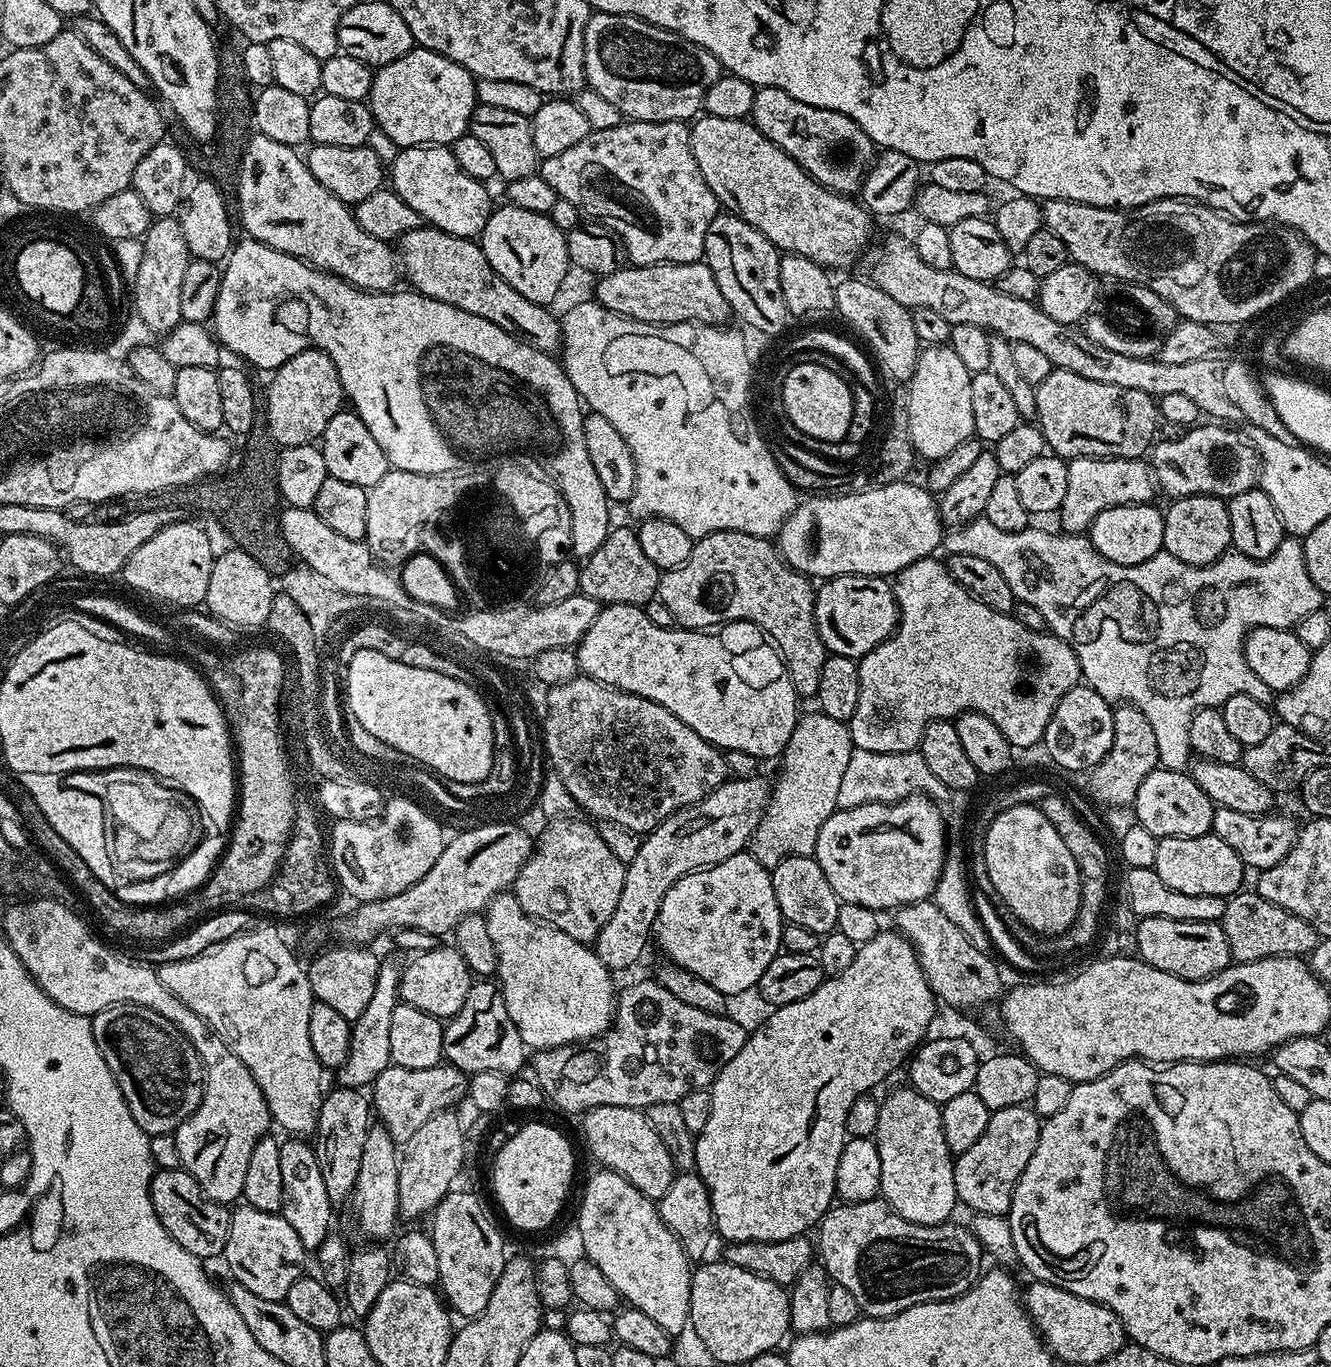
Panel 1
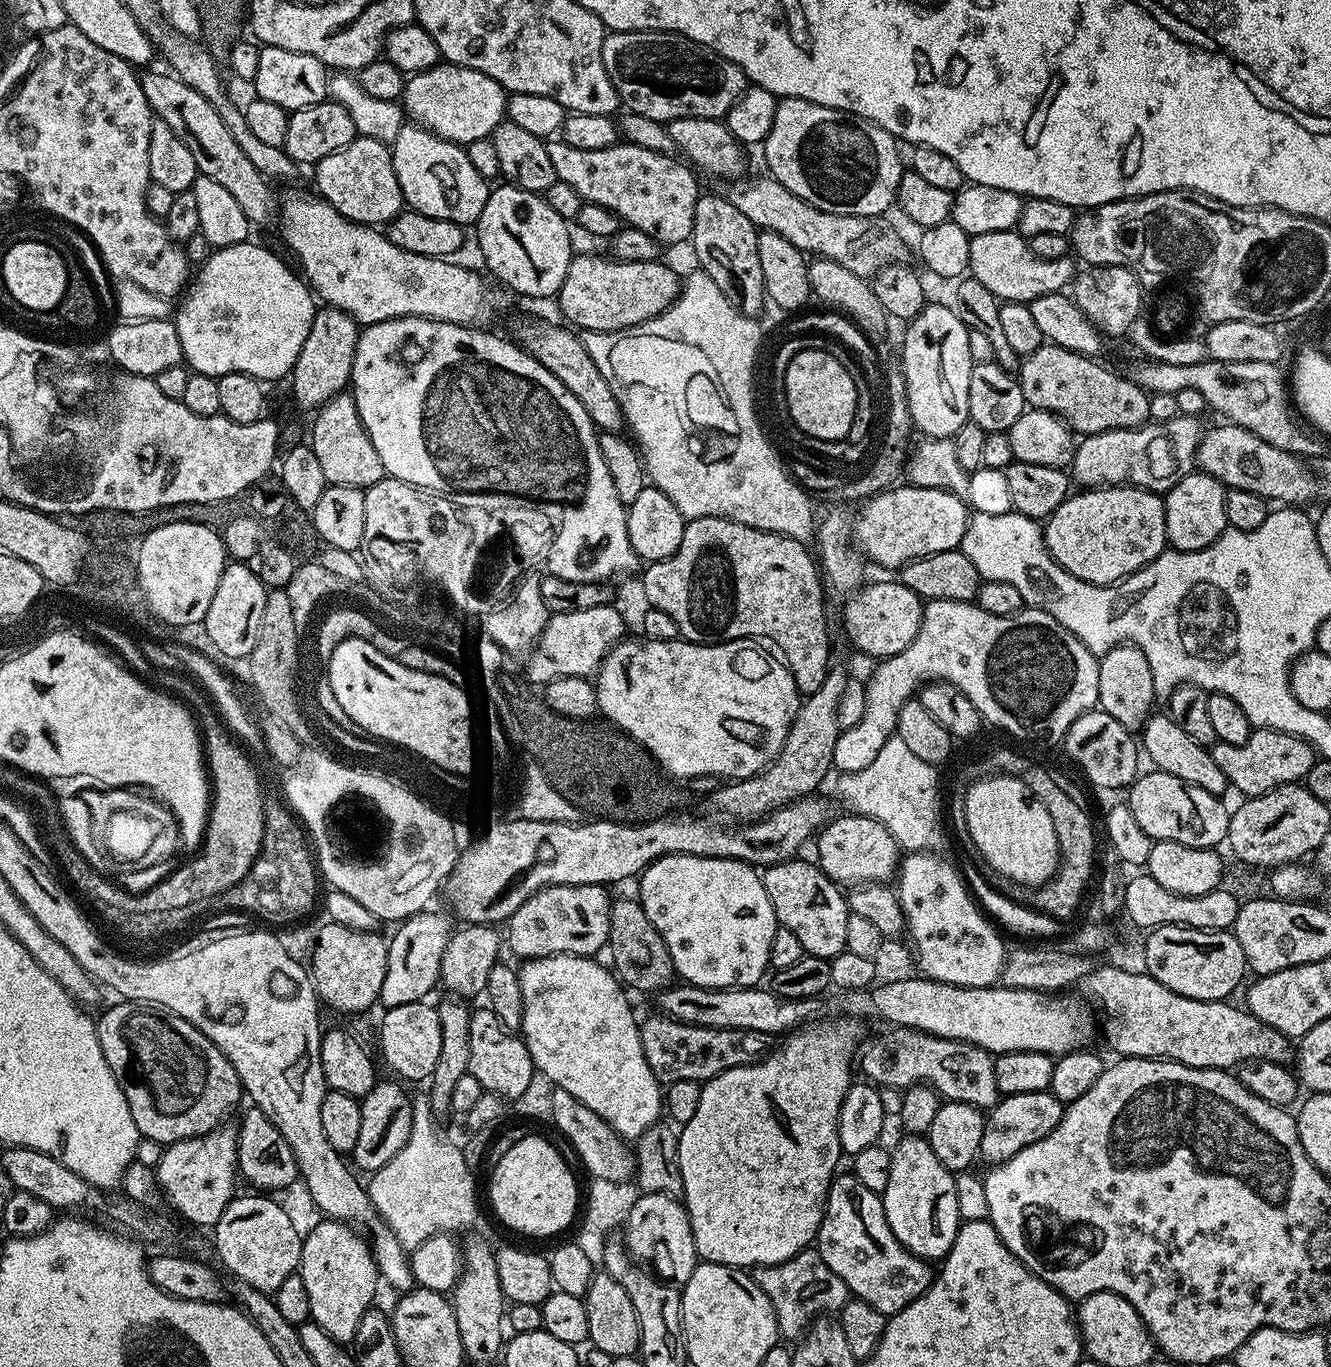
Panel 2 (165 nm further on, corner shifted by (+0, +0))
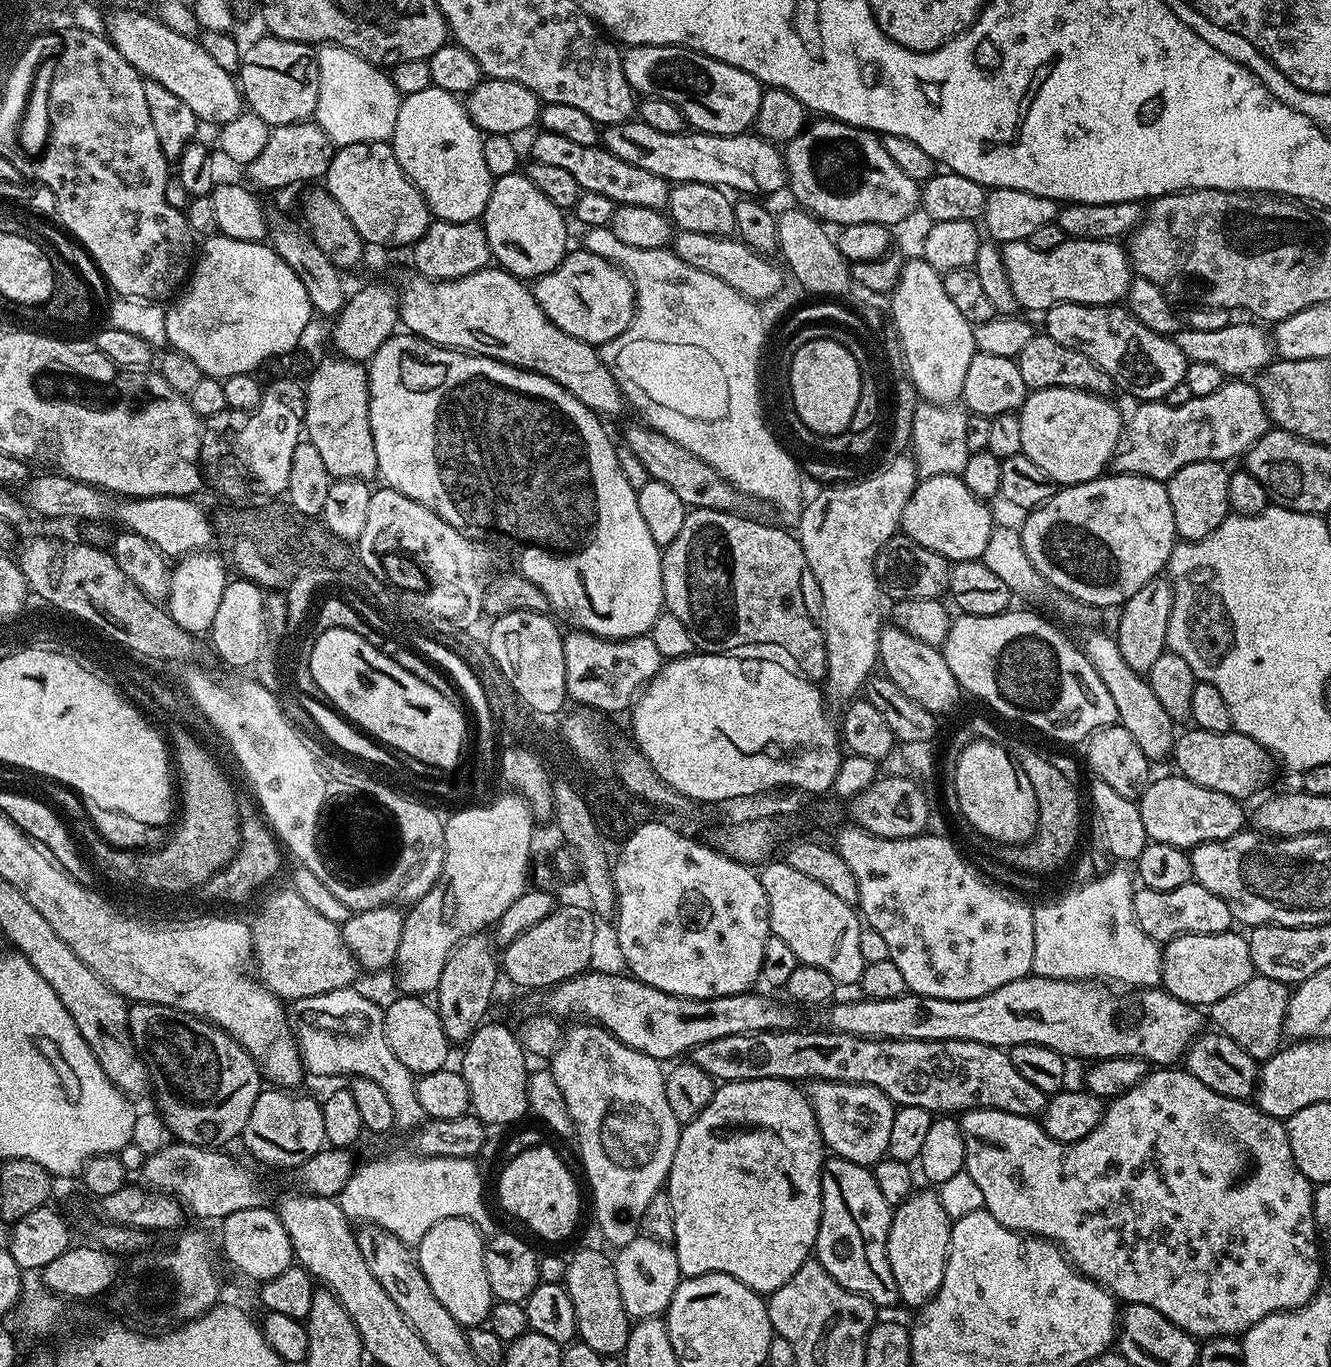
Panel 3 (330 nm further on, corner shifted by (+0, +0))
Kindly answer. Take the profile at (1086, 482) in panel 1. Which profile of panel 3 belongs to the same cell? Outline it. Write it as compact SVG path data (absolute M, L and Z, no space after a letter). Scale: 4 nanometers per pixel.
M1240 378L1229 379L1214 394L1193 396L1190 402L1182 406L1170 406L1163 400L1150 400L1135 405L1132 417L1127 417L1122 433L1122 443L1116 449L1111 467L1117 473L1126 476L1145 476L1155 480L1168 481L1174 473L1182 470L1182 466L1190 466L1190 462L1218 460L1228 462L1231 456L1243 457L1249 448L1267 434L1270 427L1268 412L1264 408L1262 398L1258 394L1255 383L1245 382Z

